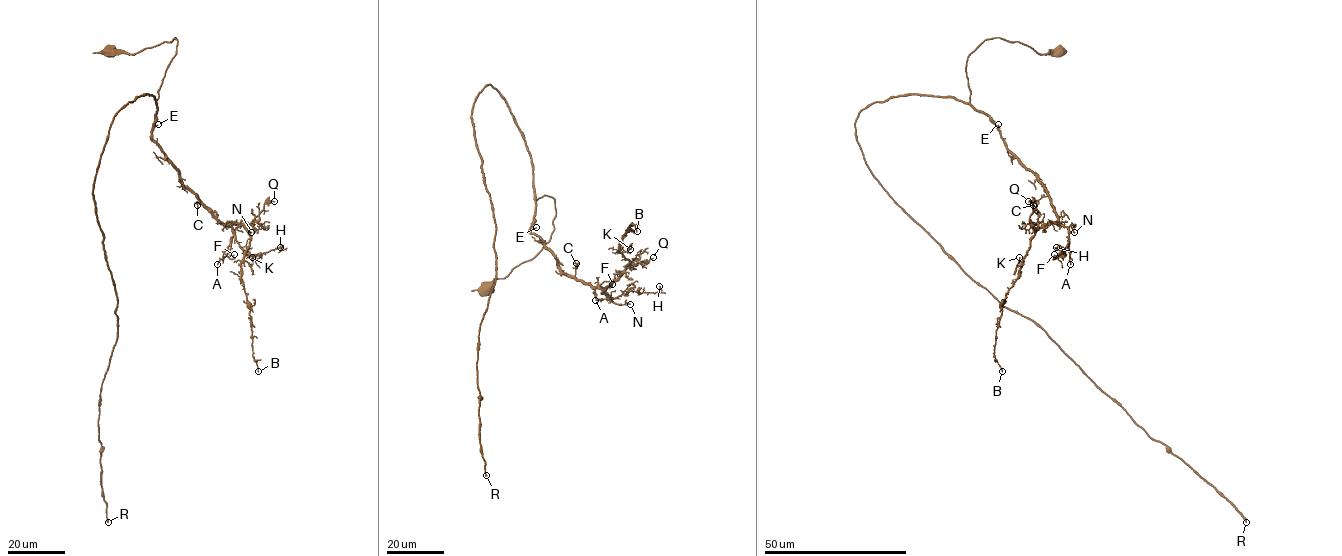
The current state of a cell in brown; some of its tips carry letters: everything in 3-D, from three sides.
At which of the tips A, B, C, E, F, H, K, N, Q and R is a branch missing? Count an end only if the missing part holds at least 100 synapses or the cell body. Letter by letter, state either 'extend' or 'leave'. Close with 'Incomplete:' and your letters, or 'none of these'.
A: leave
B: leave
C: leave
E: leave
F: leave
H: leave
K: leave
N: leave
Q: leave
R: extend
Incomplete: R

